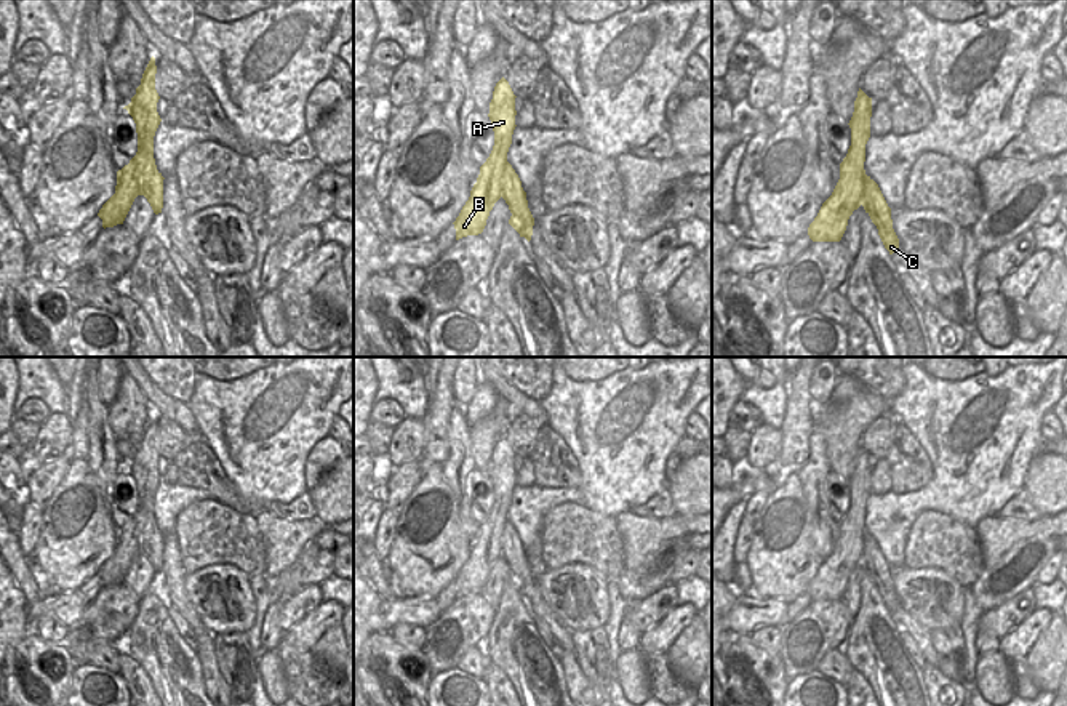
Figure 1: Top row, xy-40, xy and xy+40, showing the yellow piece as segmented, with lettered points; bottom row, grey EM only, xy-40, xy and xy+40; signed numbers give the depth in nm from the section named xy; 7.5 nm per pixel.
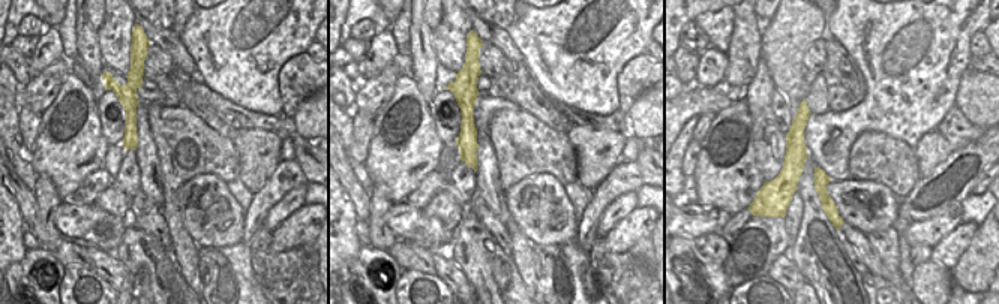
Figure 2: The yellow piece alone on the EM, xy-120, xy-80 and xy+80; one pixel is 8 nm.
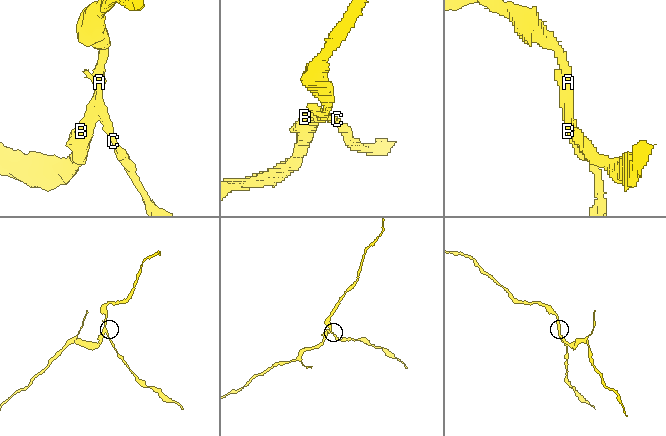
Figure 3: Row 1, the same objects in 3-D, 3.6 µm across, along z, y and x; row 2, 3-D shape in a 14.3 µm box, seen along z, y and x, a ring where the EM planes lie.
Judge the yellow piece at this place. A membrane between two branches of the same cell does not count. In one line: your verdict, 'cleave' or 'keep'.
cleave

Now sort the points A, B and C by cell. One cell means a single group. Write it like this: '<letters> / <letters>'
A B / C

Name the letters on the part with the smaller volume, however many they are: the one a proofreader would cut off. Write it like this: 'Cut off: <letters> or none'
Cut off: C

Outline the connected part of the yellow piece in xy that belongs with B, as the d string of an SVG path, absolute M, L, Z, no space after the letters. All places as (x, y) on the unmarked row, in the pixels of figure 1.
M502 435L494 445L488 472L493 482L494 504L486 520L480 525L480 533L469 559L453 581L456 599L483 591L490 570L502 556L502 544L514 538L514 527L507 520L507 511L517 485L515 456L509 440Z

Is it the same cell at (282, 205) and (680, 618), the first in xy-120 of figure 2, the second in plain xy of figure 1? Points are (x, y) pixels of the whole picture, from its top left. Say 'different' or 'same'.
different

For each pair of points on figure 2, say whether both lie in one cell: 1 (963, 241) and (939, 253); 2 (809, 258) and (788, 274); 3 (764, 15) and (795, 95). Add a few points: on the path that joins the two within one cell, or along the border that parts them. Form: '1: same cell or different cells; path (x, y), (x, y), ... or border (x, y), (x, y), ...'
1: same cell; path (957, 241), (945, 252)
2: different cells; border (786, 253), (806, 280)
3: different cells; border (774, 15), (764, 24)

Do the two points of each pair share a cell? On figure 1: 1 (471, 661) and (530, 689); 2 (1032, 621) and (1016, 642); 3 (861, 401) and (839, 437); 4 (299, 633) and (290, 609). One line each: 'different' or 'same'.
1: different
2: same
3: same
4: different

